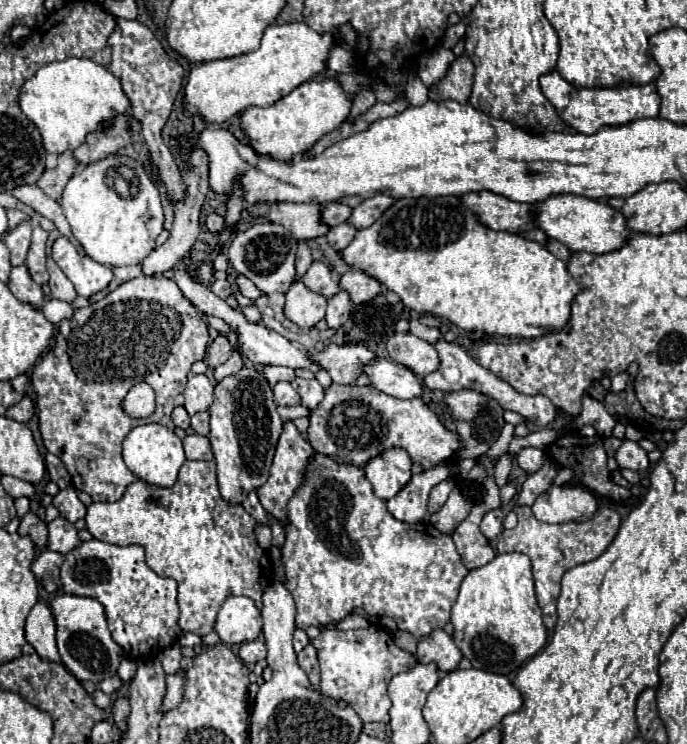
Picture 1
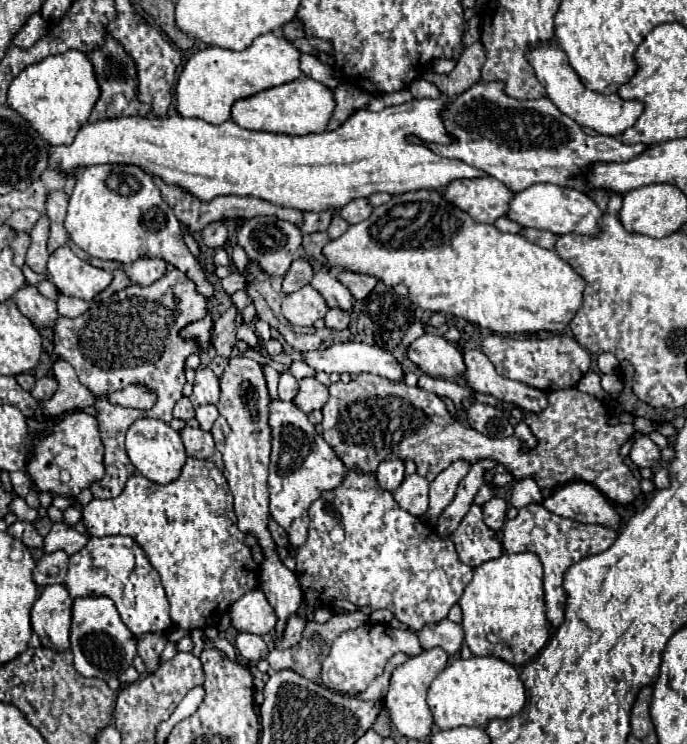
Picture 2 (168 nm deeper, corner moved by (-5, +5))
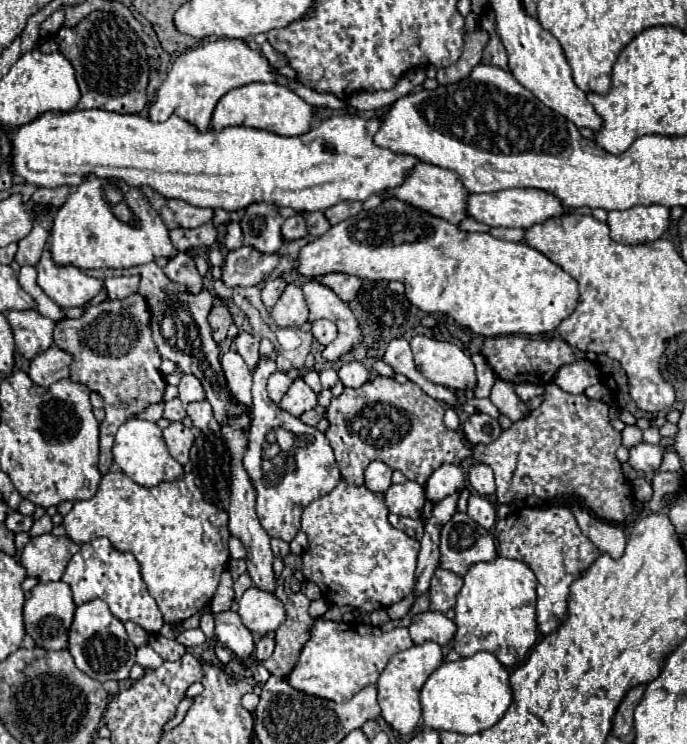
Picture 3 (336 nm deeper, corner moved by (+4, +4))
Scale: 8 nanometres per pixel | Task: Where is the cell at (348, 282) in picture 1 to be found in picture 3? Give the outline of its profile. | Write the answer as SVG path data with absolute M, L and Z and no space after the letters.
M332 272L332 274L324 274L322 276L322 284L332 288L340 300L344 302L352 302L354 296L358 294L362 280L358 276L350 276L350 274L340 274L340 272Z

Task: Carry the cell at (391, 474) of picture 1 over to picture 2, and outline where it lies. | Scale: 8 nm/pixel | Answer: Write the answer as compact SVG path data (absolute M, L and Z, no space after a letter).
M401 459L381 461L375 471L375 479L379 487L383 487L385 491L395 491L401 485L403 477L405 477L405 463Z

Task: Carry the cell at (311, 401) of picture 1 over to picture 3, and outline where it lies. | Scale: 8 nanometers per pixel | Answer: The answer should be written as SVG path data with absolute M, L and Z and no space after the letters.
M294 380L290 390L280 400L280 408L288 410L294 416L300 416L302 412L312 410L316 406L318 406L318 396L310 386L306 386L304 380Z

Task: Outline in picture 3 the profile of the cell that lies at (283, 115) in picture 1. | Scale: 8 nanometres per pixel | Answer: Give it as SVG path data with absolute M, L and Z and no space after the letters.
M246 84L230 90L220 98L212 116L212 128L222 130L228 126L250 126L268 130L280 136L302 136L310 130L314 118L314 106L296 96L290 88L280 84Z

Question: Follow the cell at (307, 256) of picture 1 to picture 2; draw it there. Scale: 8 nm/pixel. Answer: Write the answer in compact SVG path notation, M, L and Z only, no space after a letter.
M297 259L297 261L291 263L289 271L285 273L285 277L283 277L283 289L281 291L285 295L289 295L289 293L293 293L293 291L297 291L297 289L301 289L305 285L309 285L311 277L313 277L311 265L305 259Z

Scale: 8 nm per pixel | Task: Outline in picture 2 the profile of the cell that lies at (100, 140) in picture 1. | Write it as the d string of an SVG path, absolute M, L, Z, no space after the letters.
M105 29L105 43L99 47L99 49L93 49L87 53L91 65L93 65L93 71L95 71L95 77L97 77L97 83L101 87L101 95L99 95L99 101L95 103L91 115L89 115L89 121L99 121L99 119L113 119L113 117L127 117L127 115L147 115L151 111L151 107L147 103L141 103L137 99L137 85L139 85L139 79L137 79L137 69L135 69L135 63L131 59L131 55L123 49L121 43L117 43L111 33Z

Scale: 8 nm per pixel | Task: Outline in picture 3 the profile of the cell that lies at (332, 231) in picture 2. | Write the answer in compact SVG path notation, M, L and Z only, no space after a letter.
M310 212L304 216L306 216L306 224L308 224L308 234L312 238L318 238L330 230L330 222L326 220L324 212Z

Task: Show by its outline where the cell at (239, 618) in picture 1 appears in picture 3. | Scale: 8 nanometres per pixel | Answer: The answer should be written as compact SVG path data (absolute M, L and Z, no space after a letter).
M248 588L244 596L238 600L236 612L240 614L244 626L254 634L268 634L274 632L286 618L282 602L268 592L258 588Z

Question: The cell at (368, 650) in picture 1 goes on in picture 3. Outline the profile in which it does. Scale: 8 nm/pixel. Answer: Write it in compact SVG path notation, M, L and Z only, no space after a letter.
M316 618L312 628L312 638L304 646L298 666L290 672L288 682L304 694L320 696L334 702L340 702L340 696L342 700L348 700L362 688L376 684L388 660L394 654L412 646L414 642L408 634L408 628L394 628L390 632L384 632L382 628L372 624L328 622Z

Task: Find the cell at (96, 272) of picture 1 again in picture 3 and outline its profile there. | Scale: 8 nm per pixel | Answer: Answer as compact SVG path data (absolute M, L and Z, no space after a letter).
M50 250L42 252L36 270L38 286L62 308L86 306L104 286L102 280L88 276L76 266L54 264Z

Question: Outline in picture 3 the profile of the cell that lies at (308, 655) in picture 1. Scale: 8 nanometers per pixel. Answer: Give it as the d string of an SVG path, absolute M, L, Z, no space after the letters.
M274 538L272 540L272 550L276 556L282 556L284 558L284 570L278 578L278 588L276 588L276 596L278 600L282 600L284 604L284 610L286 610L286 620L284 624L276 630L276 648L274 648L274 654L268 660L262 662L266 670L274 676L282 676L286 678L292 670L294 670L294 664L298 664L298 652L302 652L306 640L310 640L310 628L314 626L314 618L308 614L308 606L310 606L310 600L304 596L304 594L296 594L290 590L290 580L292 580L292 572L298 570L302 566L300 562L300 556L294 556L290 554L290 548L284 540L278 540Z

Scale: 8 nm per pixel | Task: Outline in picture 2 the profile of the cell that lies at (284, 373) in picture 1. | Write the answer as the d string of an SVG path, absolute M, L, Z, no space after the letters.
M295 361L295 363L291 363L289 373L293 373L297 379L305 379L305 377L313 377L315 369L309 367L305 361Z

